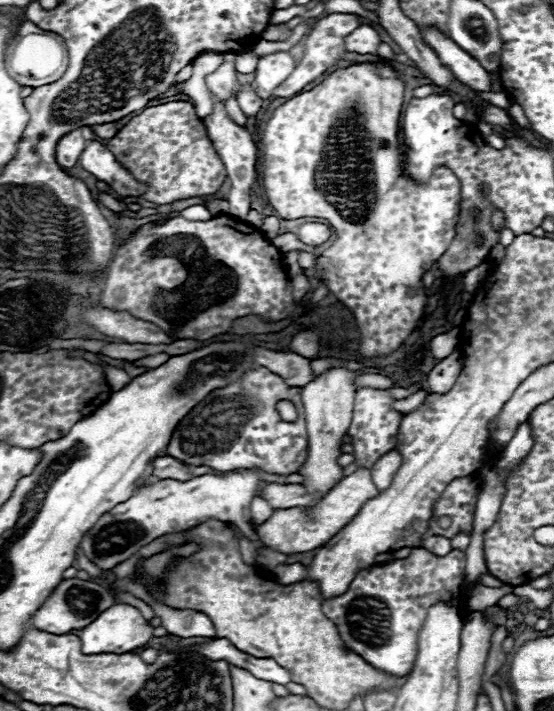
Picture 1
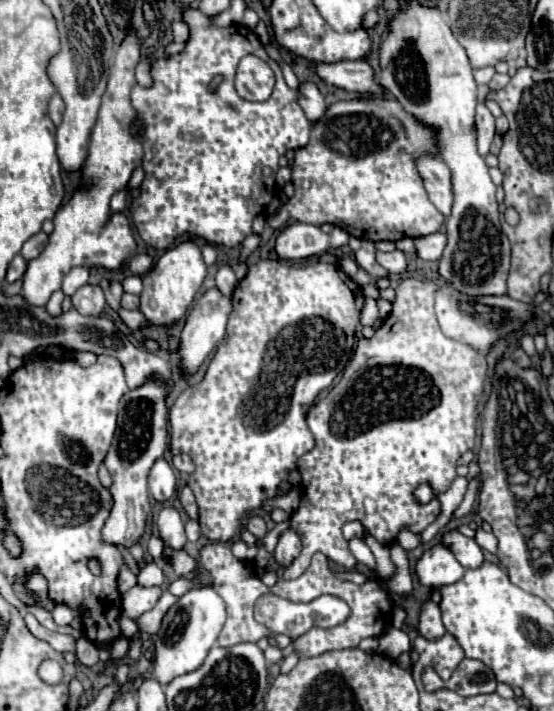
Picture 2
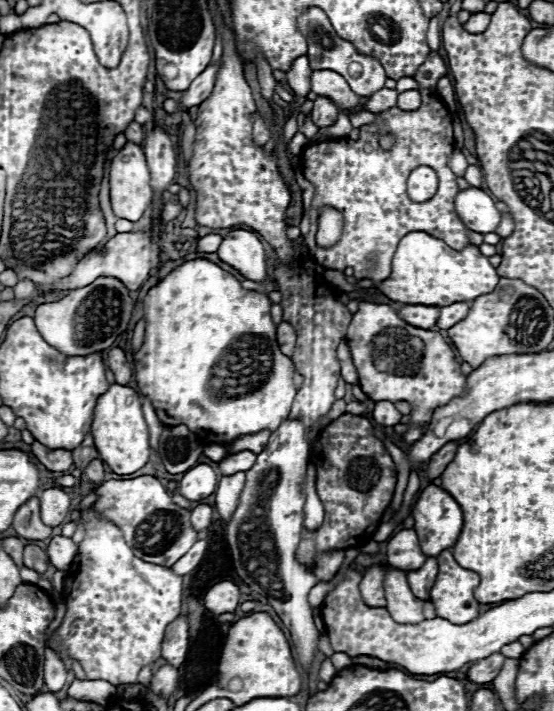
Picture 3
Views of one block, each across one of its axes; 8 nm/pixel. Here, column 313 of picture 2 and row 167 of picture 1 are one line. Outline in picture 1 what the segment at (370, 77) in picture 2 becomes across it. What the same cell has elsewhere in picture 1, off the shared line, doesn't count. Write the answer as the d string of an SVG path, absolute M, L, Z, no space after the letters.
M80 128L64 134L56 144L56 162L64 168L72 168L78 162L78 156L82 154L84 146L86 146L86 140L82 138Z

